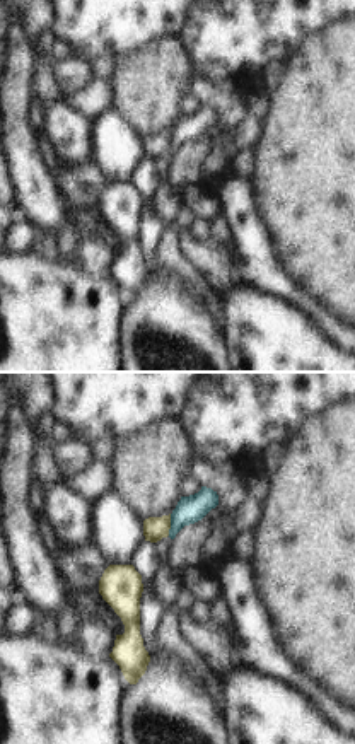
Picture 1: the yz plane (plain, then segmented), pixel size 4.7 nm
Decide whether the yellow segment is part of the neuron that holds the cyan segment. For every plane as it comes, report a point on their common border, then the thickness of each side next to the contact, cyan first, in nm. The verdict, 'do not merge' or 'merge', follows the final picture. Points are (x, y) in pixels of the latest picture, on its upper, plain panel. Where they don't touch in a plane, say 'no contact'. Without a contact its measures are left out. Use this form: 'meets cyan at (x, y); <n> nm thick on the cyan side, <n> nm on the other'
meets cyan at (171, 142); 130 nm thick on the cyan side, 110 nm on the other

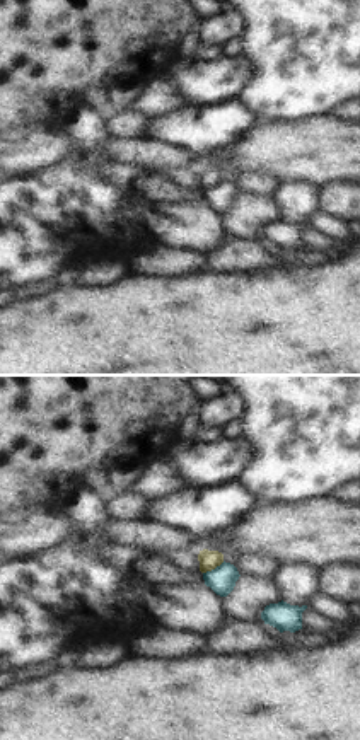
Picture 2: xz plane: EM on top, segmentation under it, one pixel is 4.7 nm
meets cyan at (215, 186); 130 nm thick on the cyan side, 100 nm on the other

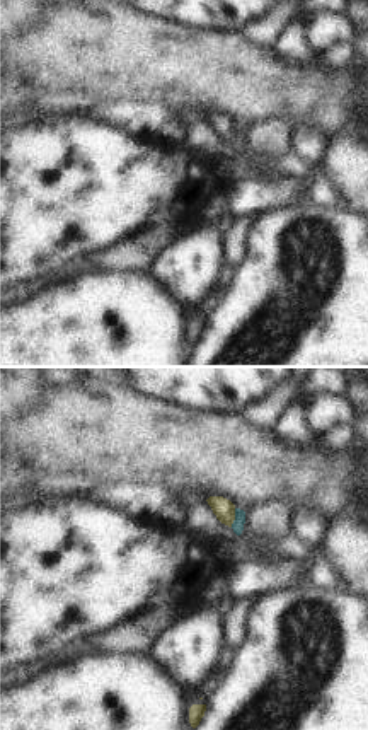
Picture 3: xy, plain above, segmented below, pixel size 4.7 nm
meets cyan at (235, 135); 60 nm thick on the cyan side, 100 nm on the other

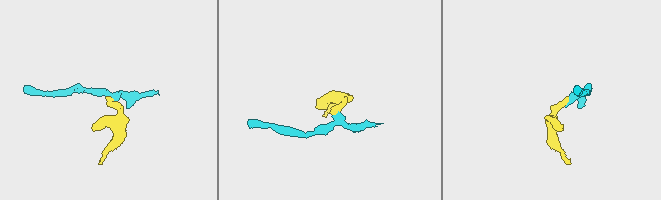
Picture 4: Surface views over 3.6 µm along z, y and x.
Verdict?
do not merge

